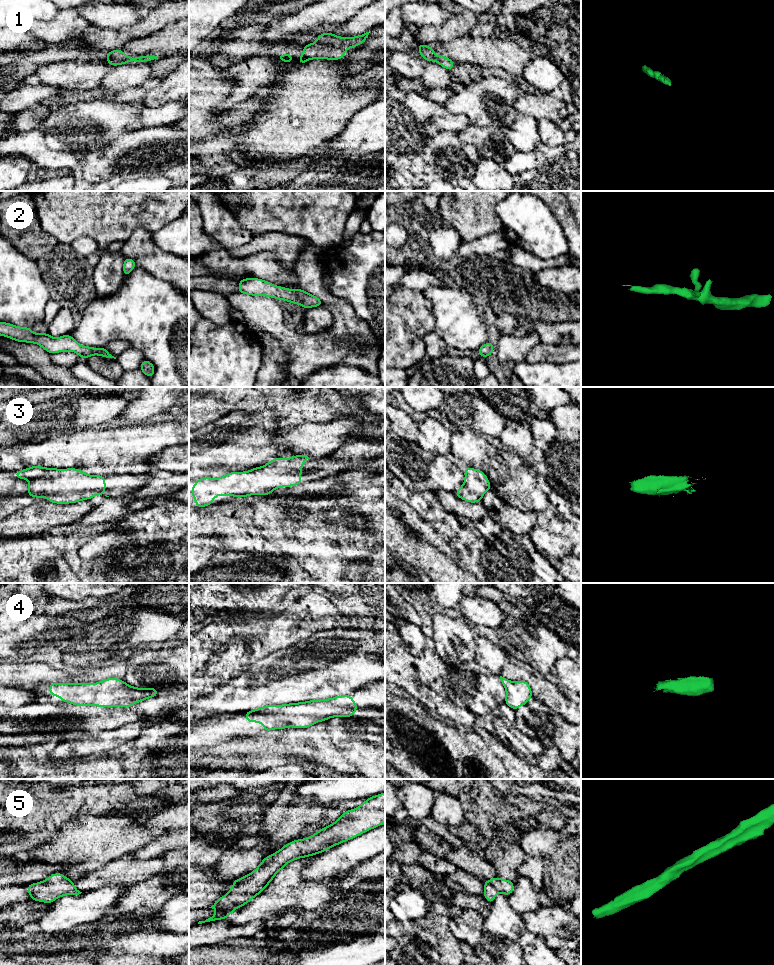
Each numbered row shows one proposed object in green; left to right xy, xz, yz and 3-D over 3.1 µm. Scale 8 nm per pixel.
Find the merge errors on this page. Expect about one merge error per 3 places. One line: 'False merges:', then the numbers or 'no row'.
False merges: no row

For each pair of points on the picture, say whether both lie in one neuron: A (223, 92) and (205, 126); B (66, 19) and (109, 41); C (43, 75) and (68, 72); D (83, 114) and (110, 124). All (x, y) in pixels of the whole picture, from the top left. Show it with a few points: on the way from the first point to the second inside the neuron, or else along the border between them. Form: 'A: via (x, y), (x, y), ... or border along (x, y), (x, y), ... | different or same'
A: via (215, 100), (205, 110), (205, 118) | same
B: border along (93, 28), (85, 31), (78, 38) | different
C: via (49, 74), (62, 74) | same
D: via (90, 118), (103, 121) | same

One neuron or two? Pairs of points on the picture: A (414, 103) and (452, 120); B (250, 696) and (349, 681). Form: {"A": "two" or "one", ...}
{"A": "one", "B": "one"}

